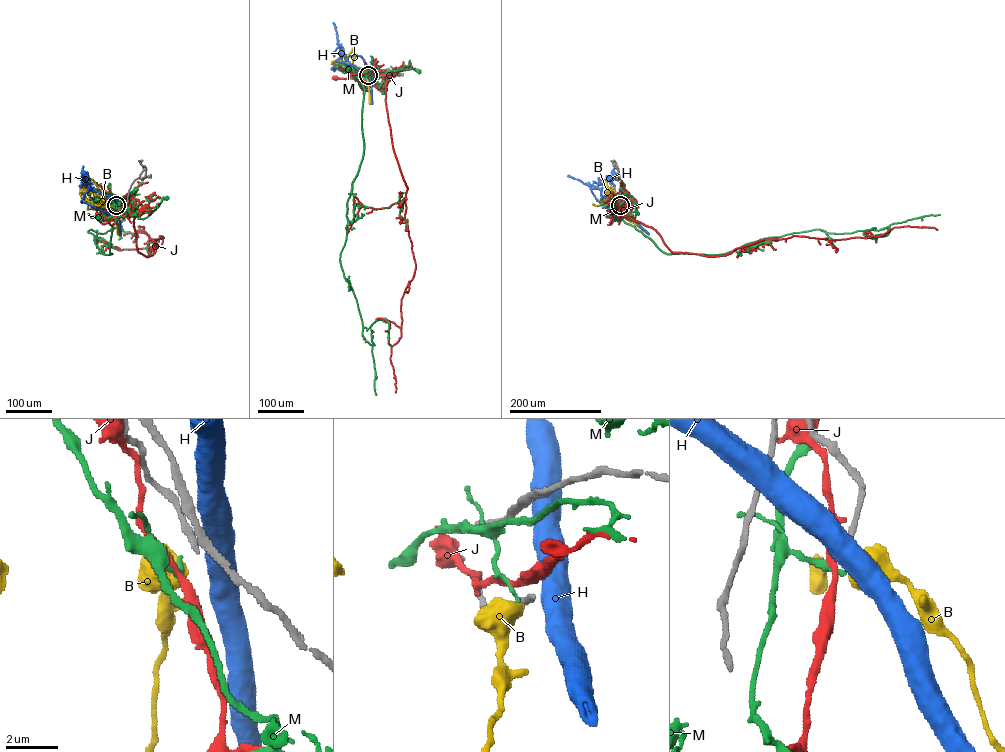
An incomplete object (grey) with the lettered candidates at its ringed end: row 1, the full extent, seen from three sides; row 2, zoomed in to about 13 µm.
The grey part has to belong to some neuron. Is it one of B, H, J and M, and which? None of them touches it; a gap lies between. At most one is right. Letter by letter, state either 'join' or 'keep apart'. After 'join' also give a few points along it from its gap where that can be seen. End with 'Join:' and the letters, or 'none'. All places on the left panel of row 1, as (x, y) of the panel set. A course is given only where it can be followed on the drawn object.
B: keep apart
H: keep apart
J: keep apart
M: keep apart
Join: none

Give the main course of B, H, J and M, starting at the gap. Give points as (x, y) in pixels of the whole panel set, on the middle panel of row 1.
B: (368, 75), (365, 77), (353, 65), (347, 67), (333, 63), (334, 61)
H: (368, 75), (366, 64), (359, 56), (344, 56), (340, 52), (342, 63), (333, 69), (334, 65)
J: (368, 74), (348, 74), (345, 79), (335, 77)
M: (368, 75), (411, 68), (418, 71)

